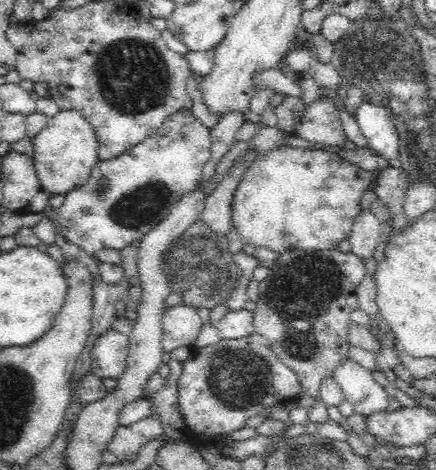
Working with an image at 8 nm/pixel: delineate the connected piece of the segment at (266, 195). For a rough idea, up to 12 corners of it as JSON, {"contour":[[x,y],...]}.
{"contour":[[331,150],[256,153],[230,229],[276,254],[338,249],[370,171]]}

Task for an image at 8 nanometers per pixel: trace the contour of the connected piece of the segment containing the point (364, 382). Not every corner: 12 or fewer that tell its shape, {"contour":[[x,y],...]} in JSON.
{"contour":[[346,360],[332,375],[356,414],[391,413],[371,372]]}

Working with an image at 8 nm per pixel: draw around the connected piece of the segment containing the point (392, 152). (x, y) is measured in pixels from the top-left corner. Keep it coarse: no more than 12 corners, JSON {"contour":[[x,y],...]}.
{"contour":[[366,101],[356,121],[378,156],[398,158],[392,113]]}

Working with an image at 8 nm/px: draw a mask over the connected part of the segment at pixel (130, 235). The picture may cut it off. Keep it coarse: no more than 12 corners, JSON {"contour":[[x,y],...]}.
{"contour":[[188,107],[65,194],[65,238],[140,241],[199,186],[212,136]]}

